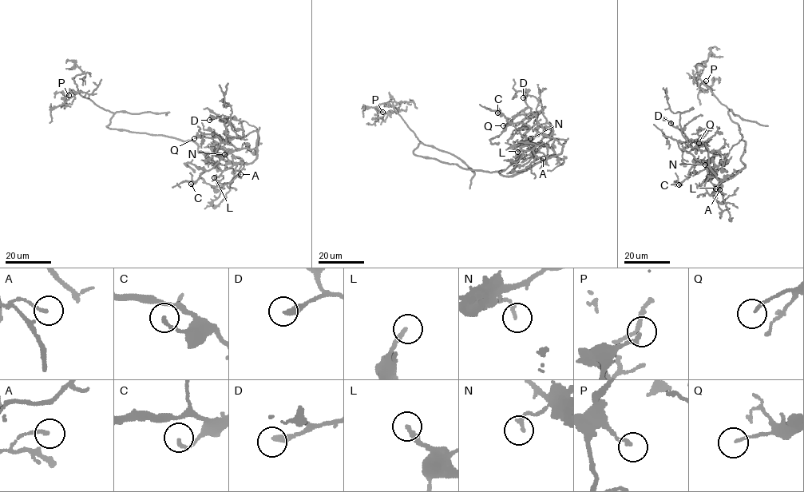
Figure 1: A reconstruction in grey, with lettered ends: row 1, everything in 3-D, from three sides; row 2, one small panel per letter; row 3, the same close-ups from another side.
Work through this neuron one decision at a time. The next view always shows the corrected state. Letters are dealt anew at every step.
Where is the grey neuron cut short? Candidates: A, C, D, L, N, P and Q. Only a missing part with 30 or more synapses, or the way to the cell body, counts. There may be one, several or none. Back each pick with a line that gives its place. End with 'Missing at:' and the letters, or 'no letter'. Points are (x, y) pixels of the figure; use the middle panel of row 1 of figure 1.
Missing at: no letter

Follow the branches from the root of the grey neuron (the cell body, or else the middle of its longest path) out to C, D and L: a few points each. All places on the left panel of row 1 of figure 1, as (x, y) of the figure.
C: (194, 141), (199, 152), (213, 153), (230, 162), (251, 163), (256, 156), (254, 148), (231, 151), (191, 184)
D: (194, 141), (199, 152), (230, 162), (256, 158), (254, 148), (227, 143), (225, 121), (209, 120)
L: (194, 141), (199, 152), (213, 153), (230, 162), (244, 163), (230, 182), (220, 183), (214, 177)

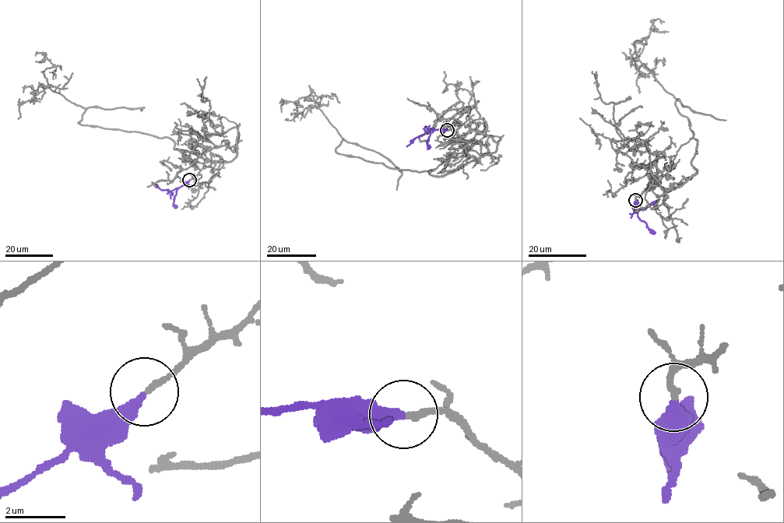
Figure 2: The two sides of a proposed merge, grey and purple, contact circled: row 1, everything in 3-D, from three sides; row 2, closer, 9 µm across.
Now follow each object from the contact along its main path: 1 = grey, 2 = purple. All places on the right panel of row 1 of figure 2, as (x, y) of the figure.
1: (635, 200), (649, 184), (680, 186), (695, 173), (697, 140), (689, 120), (634, 45), (652, 25), (668, 32)
2: (635, 200), (634, 206), (638, 210), (659, 198)

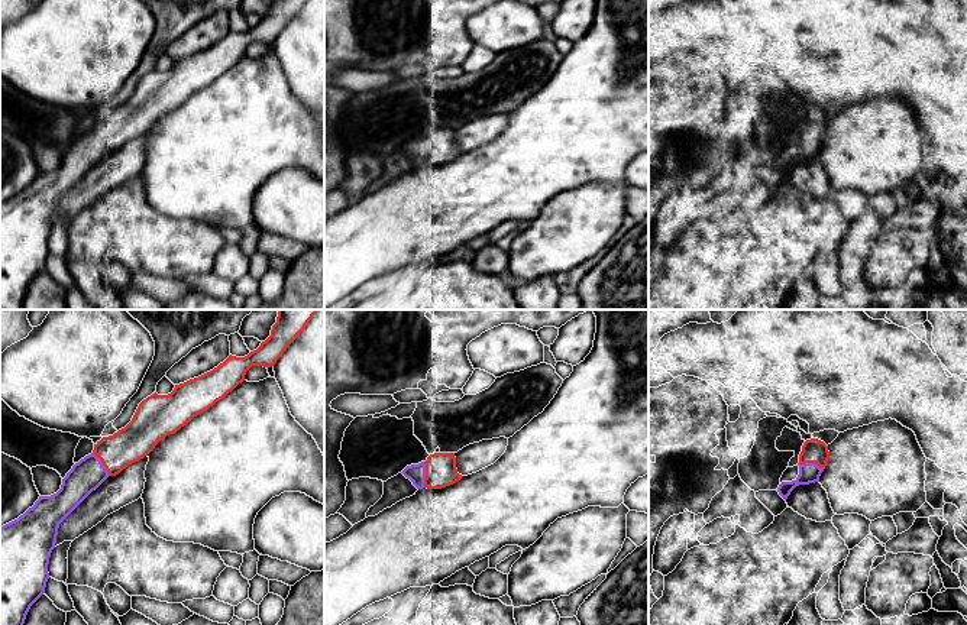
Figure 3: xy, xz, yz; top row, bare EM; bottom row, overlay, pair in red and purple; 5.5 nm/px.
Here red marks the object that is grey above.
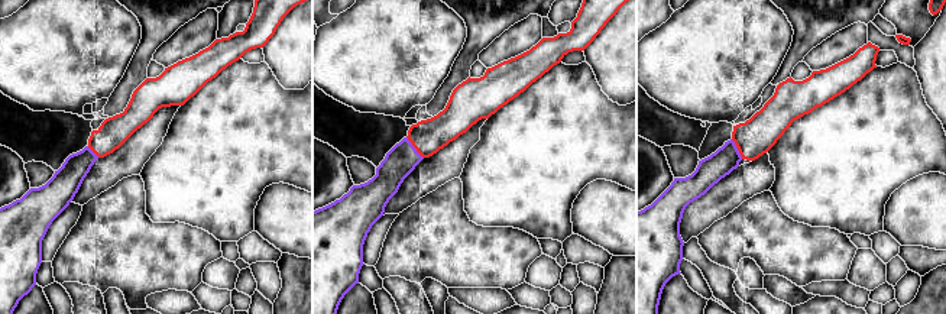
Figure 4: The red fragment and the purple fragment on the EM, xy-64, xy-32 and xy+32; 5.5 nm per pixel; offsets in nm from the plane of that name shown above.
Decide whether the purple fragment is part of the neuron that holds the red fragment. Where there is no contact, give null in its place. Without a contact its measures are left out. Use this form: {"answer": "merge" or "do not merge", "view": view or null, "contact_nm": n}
{"answer": "merge", "view": "yz", "contact_nm": 150}

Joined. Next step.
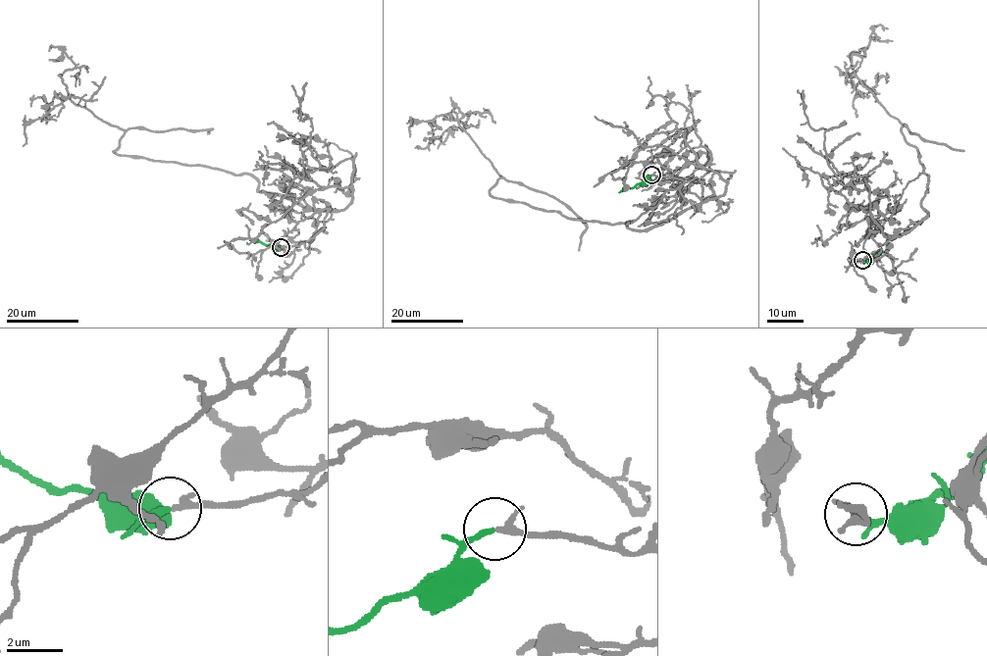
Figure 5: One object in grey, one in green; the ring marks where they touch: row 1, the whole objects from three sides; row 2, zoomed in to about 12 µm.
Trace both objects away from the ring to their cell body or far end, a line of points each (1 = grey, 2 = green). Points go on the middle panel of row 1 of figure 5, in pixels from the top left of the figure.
1: (651, 176), (702, 198), (644, 229), (567, 219), (493, 197), (453, 110), (438, 148)
2: (651, 176), (618, 192)

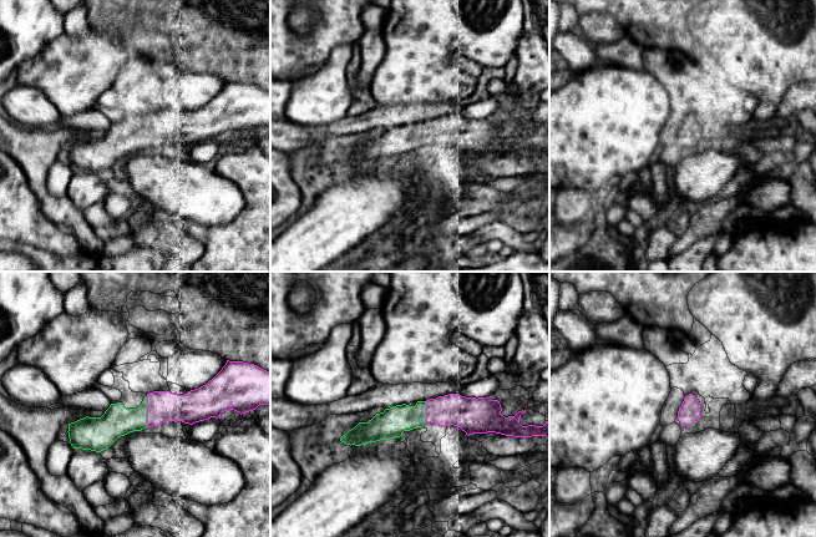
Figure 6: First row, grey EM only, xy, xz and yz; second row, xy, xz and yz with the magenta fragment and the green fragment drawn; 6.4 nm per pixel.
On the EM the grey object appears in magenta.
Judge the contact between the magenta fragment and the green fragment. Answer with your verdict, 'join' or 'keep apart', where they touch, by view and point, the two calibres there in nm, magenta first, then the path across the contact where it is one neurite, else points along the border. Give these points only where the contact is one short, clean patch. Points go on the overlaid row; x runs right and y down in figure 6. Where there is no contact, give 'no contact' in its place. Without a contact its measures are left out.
join; contact xy (147, 411); calibres 200 and 200 nm

